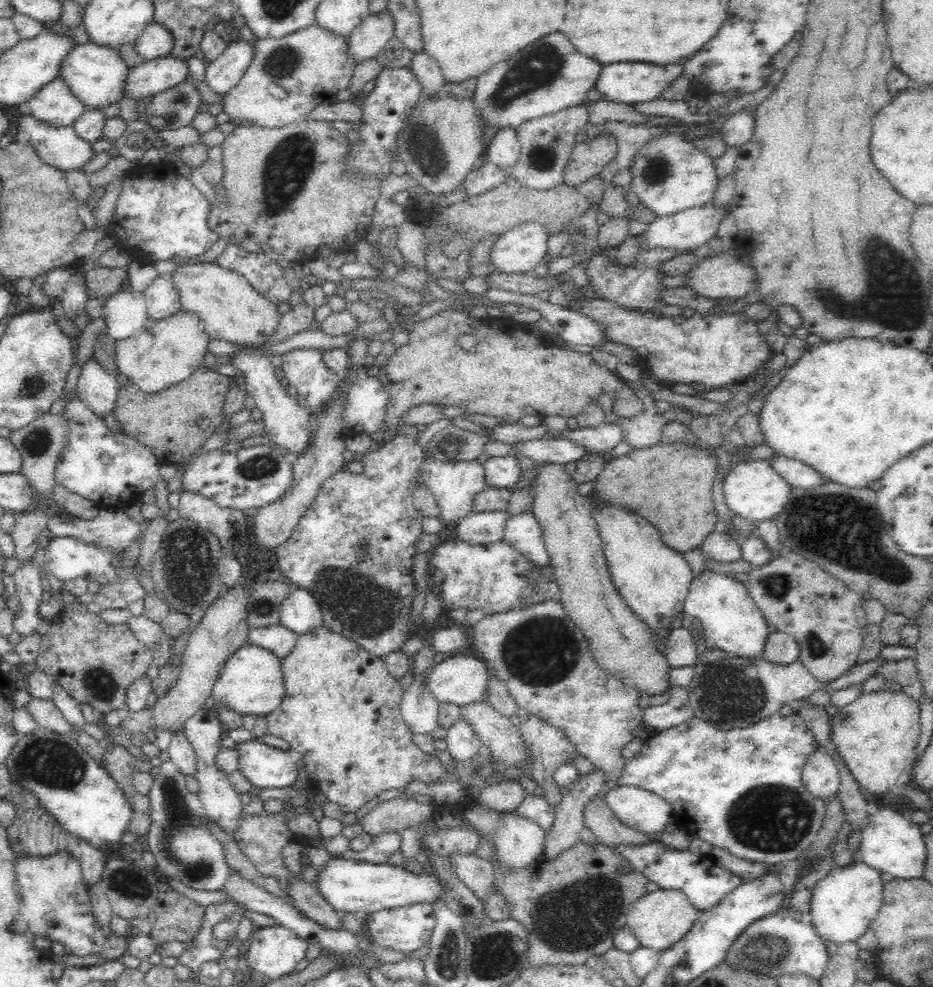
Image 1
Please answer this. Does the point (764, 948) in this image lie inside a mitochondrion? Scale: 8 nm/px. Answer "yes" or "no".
yes

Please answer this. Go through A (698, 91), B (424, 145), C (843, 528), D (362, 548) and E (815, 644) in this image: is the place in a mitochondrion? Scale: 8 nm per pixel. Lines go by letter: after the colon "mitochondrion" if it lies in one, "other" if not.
A: other
B: mitochondrion
C: mitochondrion
D: mitochondrion
E: mitochondrion

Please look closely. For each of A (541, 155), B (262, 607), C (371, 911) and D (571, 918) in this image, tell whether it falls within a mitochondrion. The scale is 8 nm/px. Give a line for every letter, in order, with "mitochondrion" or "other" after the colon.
A: mitochondrion
B: mitochondrion
C: other
D: mitochondrion

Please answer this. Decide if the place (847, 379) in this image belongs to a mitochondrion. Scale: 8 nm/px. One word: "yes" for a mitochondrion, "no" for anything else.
no

